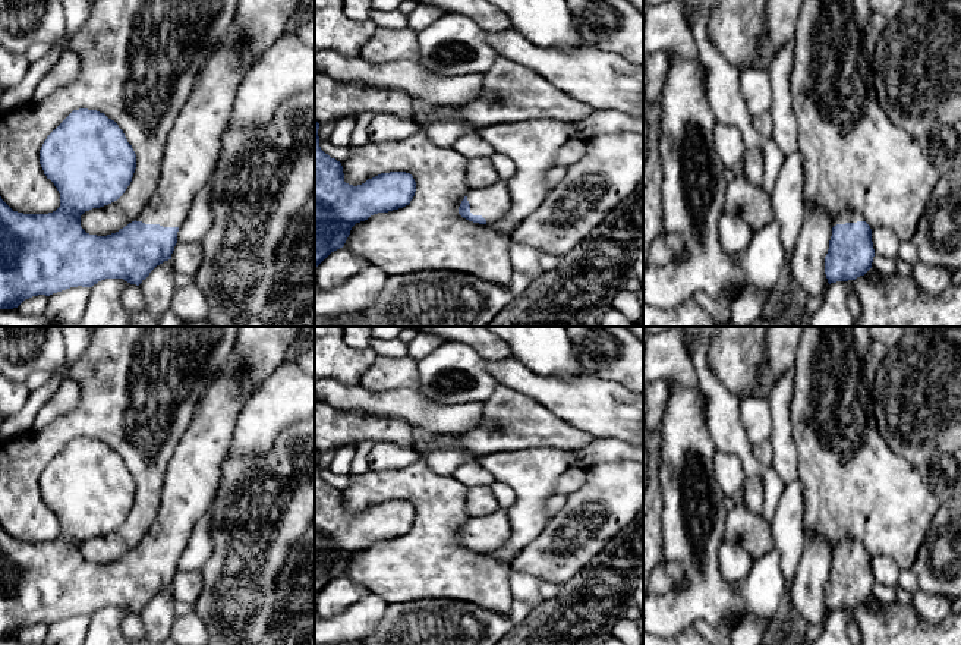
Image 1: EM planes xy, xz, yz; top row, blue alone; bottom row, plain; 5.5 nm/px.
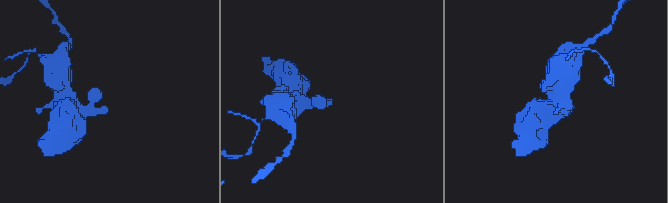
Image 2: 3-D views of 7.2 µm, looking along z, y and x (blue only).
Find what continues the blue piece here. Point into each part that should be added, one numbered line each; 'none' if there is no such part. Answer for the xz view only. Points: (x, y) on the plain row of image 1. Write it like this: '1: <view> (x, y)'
1: xz (492, 531)

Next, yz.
1: yz (844, 546)

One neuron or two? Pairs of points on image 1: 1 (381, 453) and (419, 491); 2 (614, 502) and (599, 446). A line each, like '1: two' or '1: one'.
1: two
2: two

